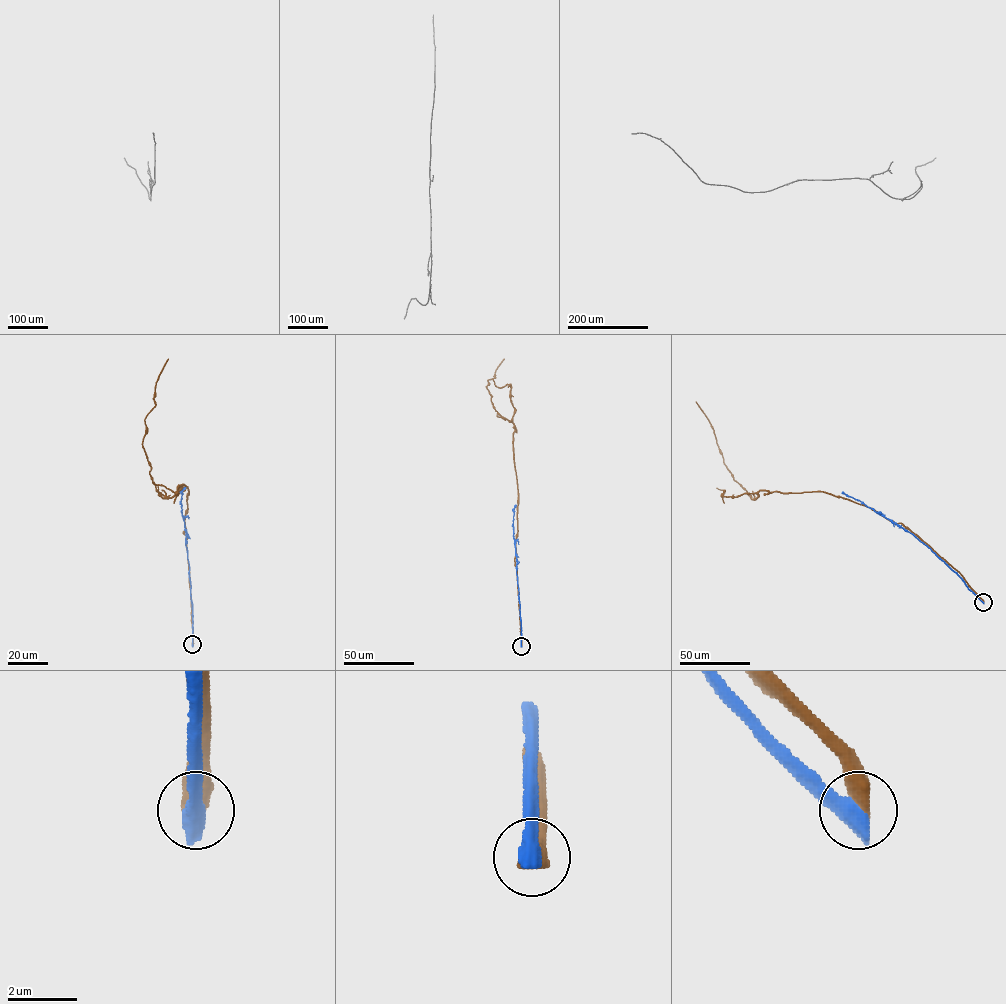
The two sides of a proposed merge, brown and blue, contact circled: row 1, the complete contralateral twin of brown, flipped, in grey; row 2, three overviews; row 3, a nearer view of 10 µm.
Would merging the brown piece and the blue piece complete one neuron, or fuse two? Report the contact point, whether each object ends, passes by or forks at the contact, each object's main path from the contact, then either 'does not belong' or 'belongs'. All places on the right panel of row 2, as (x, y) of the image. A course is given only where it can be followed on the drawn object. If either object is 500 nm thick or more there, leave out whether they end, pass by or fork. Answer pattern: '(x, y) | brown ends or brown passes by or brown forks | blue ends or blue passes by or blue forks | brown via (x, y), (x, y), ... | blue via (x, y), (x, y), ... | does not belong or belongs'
(983, 602) | brown via (983, 602), (927, 544), (870, 508), (821, 491), (760, 490), (752, 499), (723, 462), (712, 427), (696, 402) | blue via (983, 602), (912, 534), (842, 492) | does not belong

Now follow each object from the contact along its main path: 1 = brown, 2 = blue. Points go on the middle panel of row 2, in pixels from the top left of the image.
1: (521, 646), (515, 563), (516, 431), (513, 423), (495, 410), (486, 386), (504, 359)
2: (521, 646), (512, 525), (516, 505)

